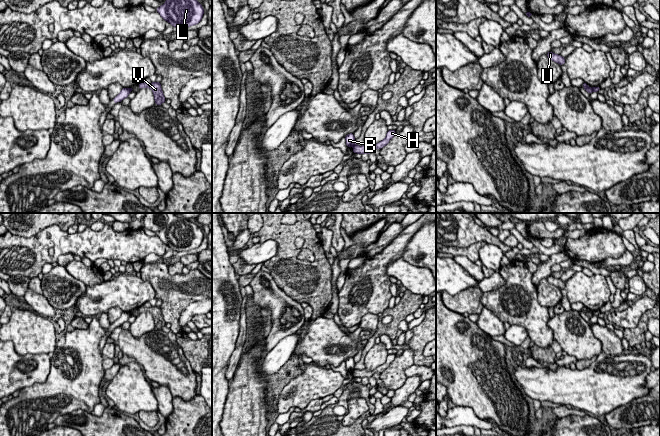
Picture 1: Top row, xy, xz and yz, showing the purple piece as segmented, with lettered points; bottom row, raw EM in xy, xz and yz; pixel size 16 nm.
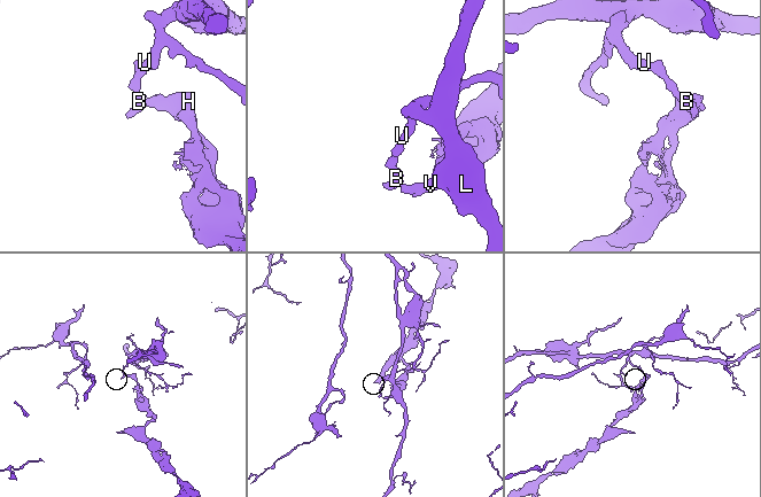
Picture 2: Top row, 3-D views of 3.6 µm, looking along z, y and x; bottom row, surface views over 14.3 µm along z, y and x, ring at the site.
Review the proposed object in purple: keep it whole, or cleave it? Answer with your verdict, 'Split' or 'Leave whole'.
Split

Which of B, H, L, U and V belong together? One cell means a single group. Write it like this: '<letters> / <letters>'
B L U / H V

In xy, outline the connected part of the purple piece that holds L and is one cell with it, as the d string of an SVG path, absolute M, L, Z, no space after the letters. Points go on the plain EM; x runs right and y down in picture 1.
M175 213L166 214L166 226L156 232L165 245L177 252L190 251L201 245L204 233L197 224Z

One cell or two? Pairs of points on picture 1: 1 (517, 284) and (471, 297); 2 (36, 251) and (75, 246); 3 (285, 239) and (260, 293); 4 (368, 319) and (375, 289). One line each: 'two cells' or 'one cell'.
1: two cells
2: one cell
3: two cells
4: two cells

